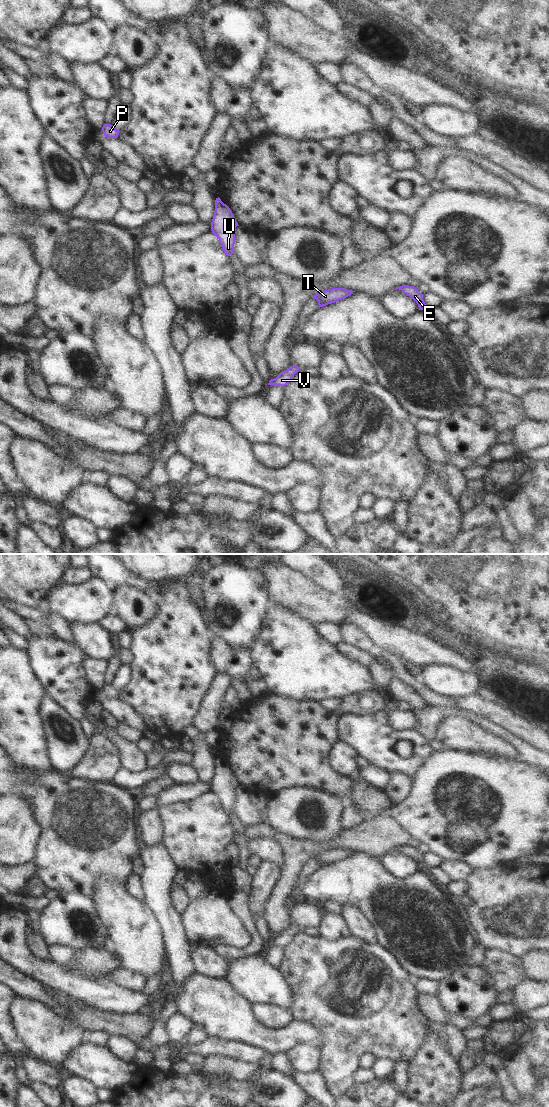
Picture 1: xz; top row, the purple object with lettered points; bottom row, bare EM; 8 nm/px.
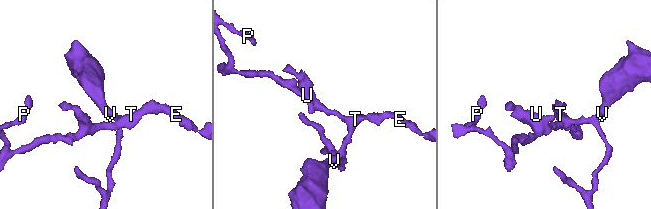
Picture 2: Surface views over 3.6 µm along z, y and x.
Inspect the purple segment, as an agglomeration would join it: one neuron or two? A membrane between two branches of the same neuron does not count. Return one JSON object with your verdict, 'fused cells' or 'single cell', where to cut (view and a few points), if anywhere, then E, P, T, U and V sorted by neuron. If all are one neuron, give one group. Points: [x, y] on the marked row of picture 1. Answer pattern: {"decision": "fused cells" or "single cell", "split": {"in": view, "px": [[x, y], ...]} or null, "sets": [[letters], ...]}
{"decision": "single cell", "split": null, "sets": [["E", "P", "T", "U", "V"]]}

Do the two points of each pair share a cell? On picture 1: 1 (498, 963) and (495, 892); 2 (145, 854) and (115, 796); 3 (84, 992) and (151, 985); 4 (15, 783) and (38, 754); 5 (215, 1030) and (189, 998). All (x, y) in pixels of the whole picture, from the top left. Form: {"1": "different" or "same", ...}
{"1": "different", "2": "different", "3": "different", "4": "different", "5": "same"}

